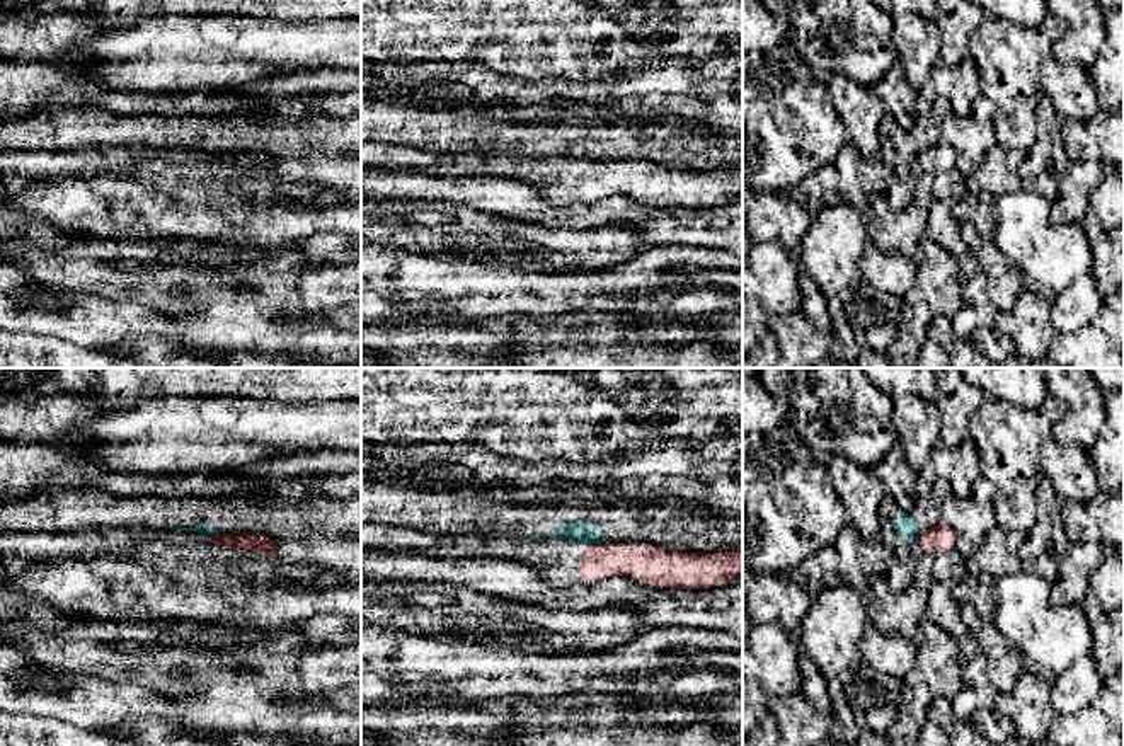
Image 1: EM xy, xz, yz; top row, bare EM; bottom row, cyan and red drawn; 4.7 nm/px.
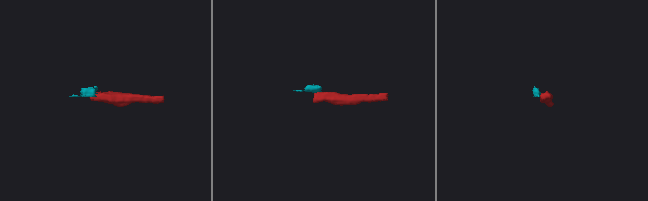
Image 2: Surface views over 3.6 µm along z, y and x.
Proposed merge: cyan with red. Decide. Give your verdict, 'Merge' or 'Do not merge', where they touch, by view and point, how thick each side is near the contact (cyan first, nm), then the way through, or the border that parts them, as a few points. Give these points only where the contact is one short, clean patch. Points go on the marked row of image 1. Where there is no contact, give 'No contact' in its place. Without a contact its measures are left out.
Do not merge. Touches cyan at xy (212, 533). Thickness 60 nm (cyan) against 90 nm. Boundary: xy (218, 532), (212, 533), (206, 540)

